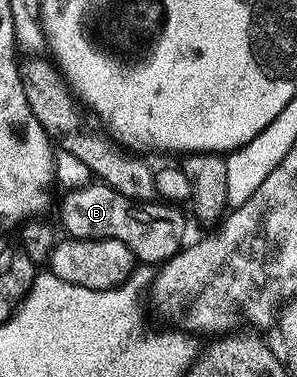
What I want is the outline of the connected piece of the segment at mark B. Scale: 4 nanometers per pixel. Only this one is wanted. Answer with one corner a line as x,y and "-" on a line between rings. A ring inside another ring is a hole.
98,181
76,186
64,195
59,203
59,223
70,238
121,241
143,265
162,265
184,246
183,215
175,208
178,206
163,201
135,203

